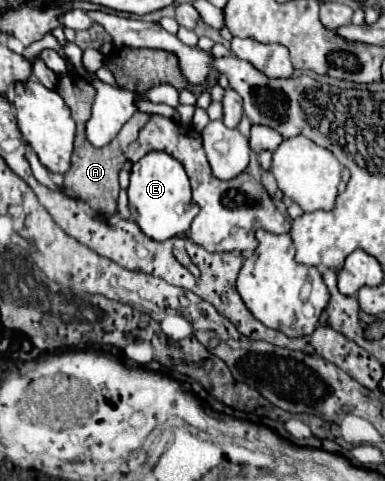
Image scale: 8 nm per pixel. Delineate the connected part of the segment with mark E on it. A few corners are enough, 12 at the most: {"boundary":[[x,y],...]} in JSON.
{"boundary":[[165,151],[133,163],[129,205],[155,241],[199,213],[183,165]]}

